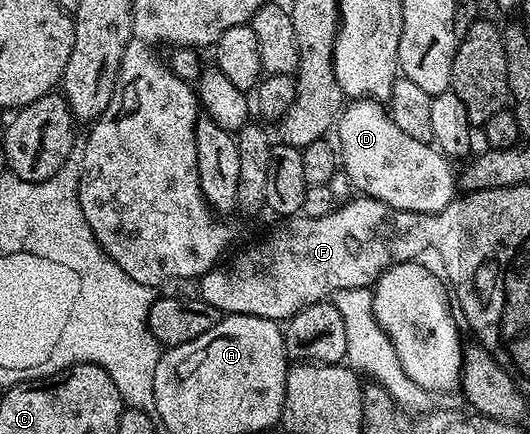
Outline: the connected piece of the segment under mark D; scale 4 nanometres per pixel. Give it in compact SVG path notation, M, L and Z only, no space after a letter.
M355 99L343 106L337 120L336 150L340 167L355 192L384 201L392 211L415 211L435 215L456 197L456 171L437 147L408 137L390 119L389 110L372 99Z

